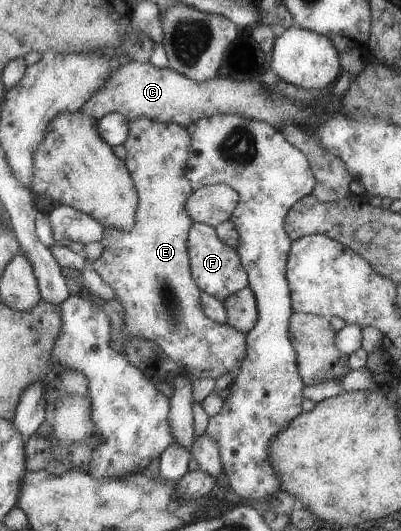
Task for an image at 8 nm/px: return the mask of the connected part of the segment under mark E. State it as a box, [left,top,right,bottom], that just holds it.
[92,116,247,380]

